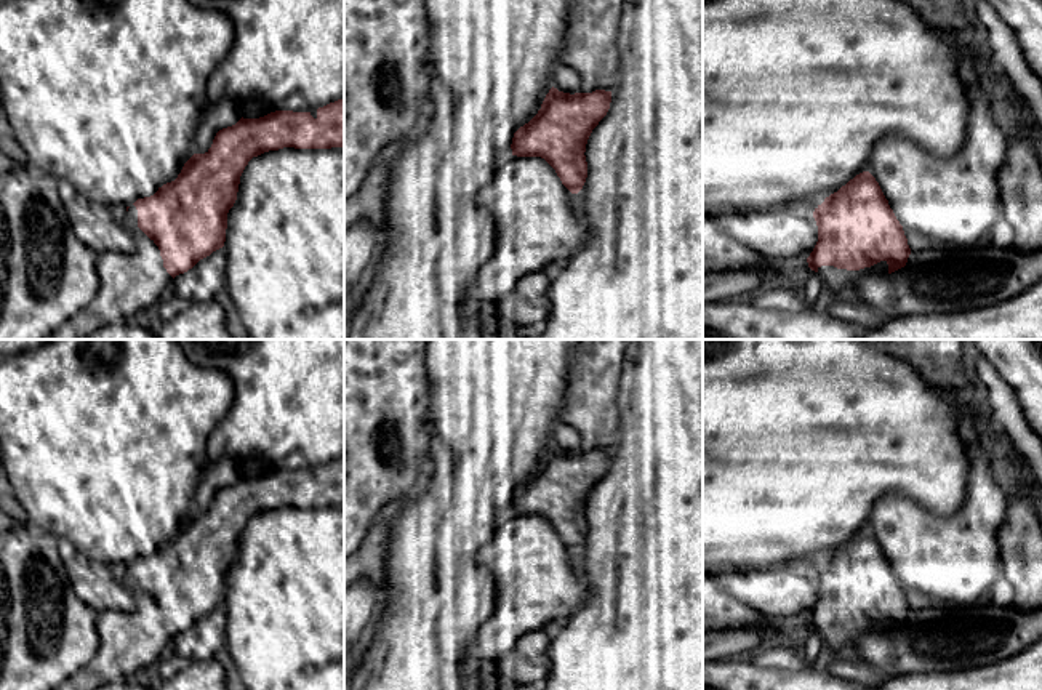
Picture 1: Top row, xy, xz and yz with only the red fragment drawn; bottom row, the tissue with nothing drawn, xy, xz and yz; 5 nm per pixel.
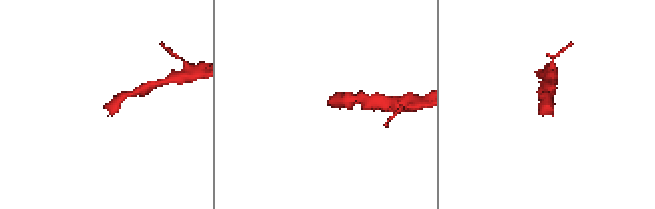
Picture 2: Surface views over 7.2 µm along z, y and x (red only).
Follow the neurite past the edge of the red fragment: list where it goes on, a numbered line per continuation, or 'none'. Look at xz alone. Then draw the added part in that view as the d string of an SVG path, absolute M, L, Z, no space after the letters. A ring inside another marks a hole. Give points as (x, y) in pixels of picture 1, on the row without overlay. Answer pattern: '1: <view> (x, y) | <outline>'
none

